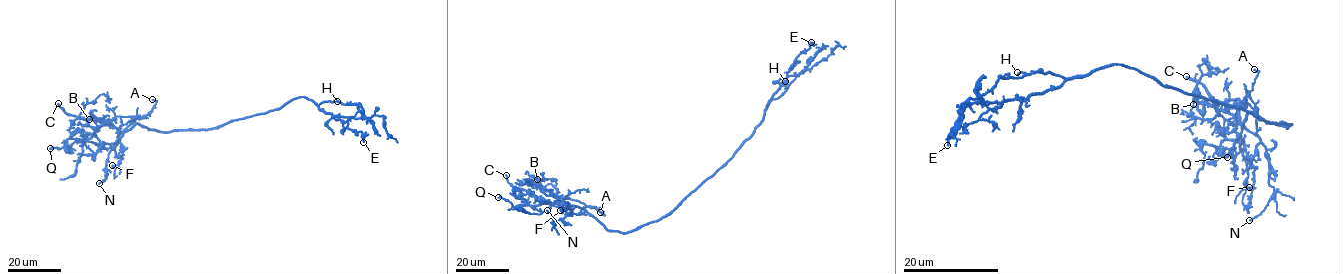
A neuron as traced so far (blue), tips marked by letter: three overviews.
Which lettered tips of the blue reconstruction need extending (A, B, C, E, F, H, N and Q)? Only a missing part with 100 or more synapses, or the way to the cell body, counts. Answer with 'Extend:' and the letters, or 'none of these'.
Extend: C

